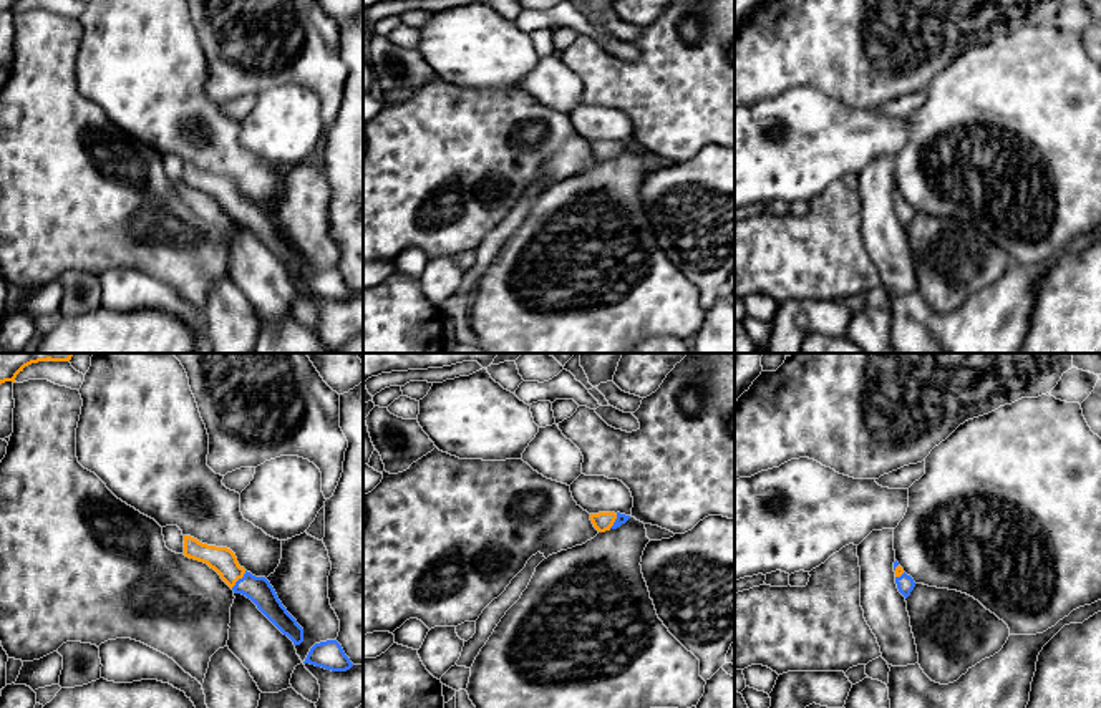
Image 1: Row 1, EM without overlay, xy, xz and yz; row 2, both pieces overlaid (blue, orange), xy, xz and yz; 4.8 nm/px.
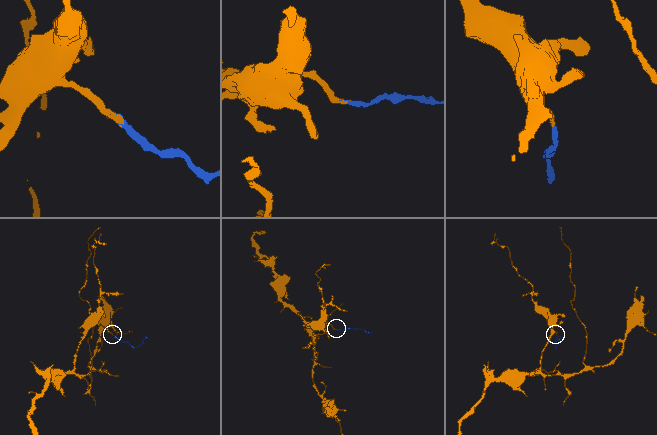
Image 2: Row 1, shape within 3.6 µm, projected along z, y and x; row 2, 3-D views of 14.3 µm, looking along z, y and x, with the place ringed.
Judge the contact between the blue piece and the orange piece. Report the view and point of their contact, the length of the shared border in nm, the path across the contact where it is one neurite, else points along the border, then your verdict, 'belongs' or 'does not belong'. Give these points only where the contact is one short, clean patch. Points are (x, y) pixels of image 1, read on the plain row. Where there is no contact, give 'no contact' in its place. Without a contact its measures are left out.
xy (239, 208) | 120 nm | across xy (257, 218), (239, 208), (221, 188) | belongs

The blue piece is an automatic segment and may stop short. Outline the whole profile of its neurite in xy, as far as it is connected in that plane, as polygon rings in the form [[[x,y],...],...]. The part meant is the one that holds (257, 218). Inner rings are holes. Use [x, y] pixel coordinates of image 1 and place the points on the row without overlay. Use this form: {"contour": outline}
{"contour": [[[184,164],[184,184],[214,197],[234,222],[242,222],[250,227],[293,274],[303,270],[303,257],[282,234],[270,211],[240,196],[230,177],[207,174],[191,164]]]}

